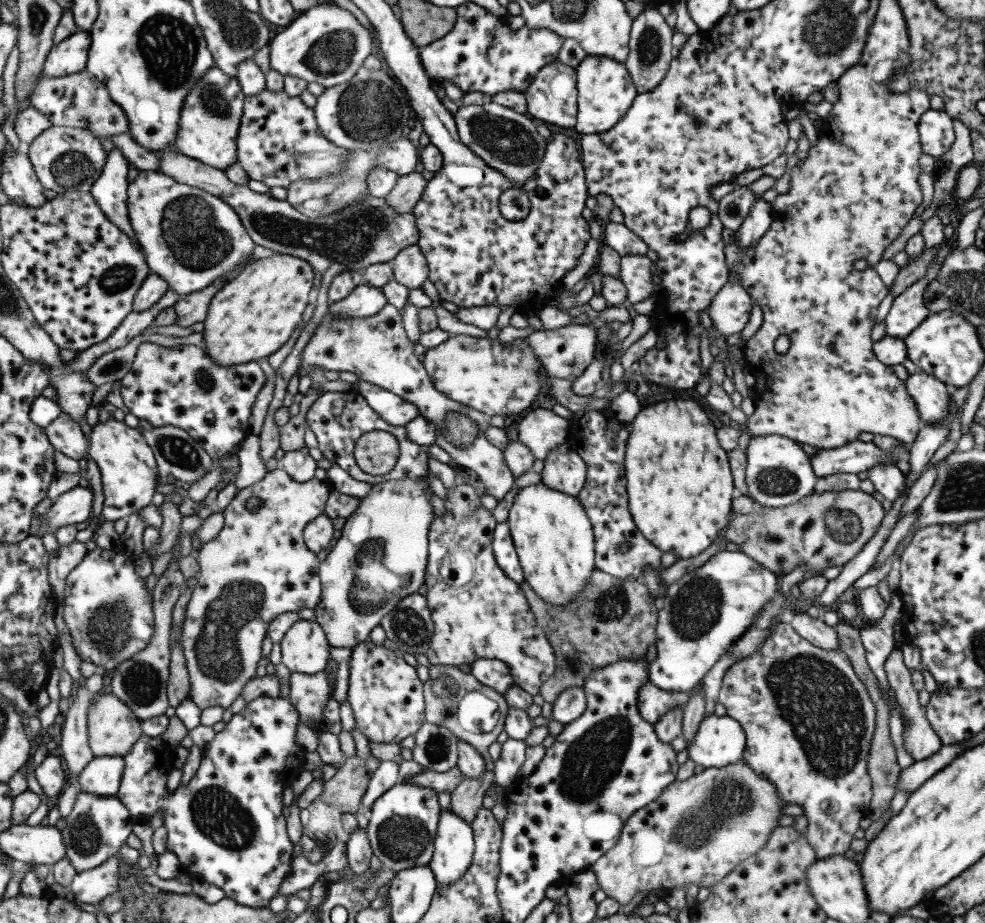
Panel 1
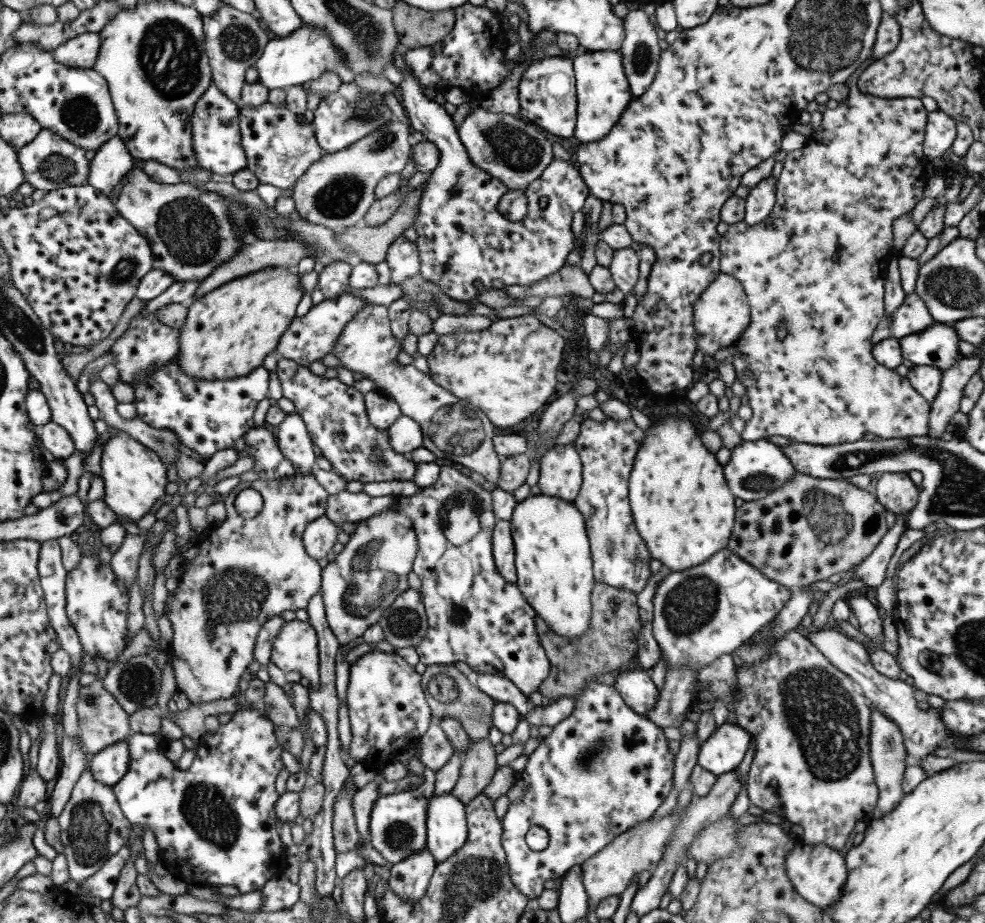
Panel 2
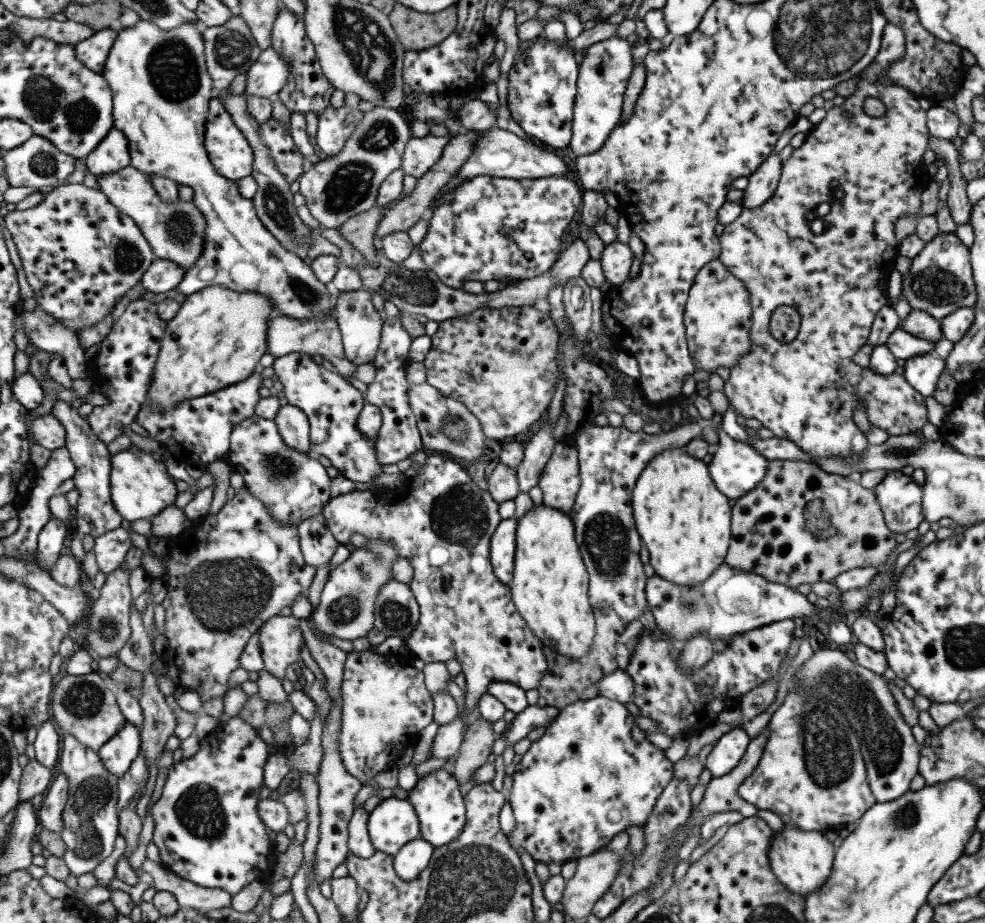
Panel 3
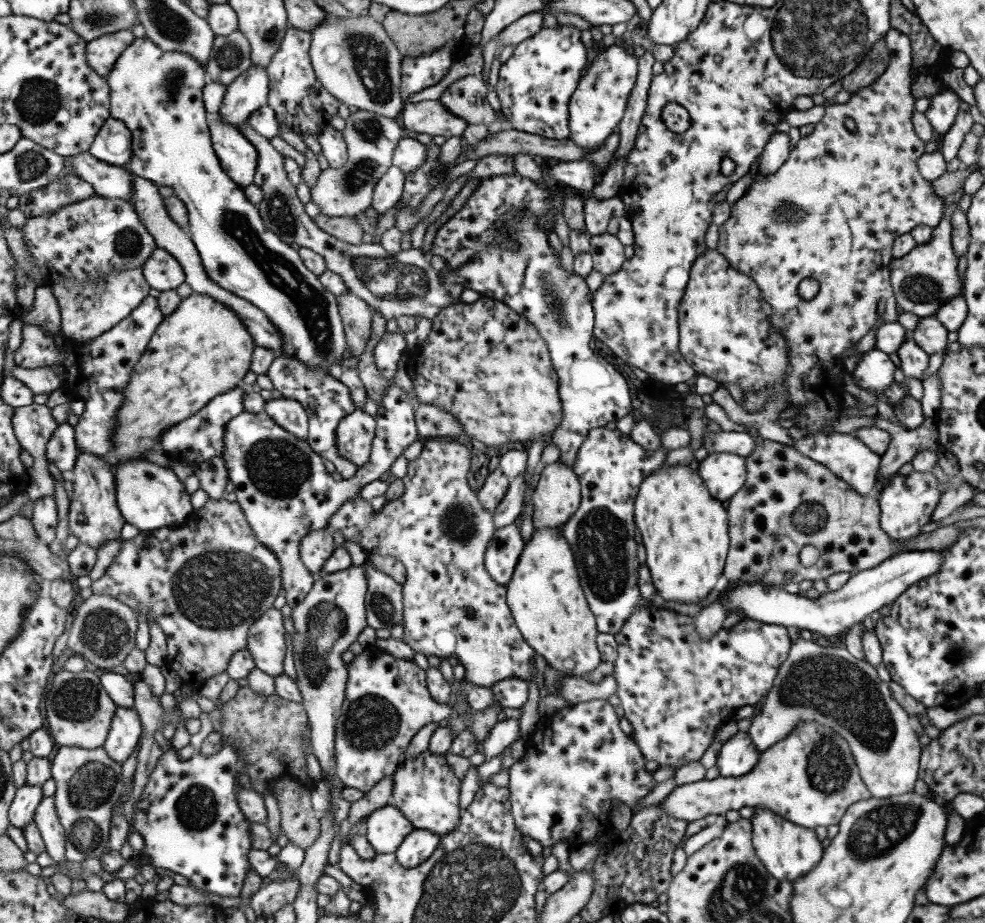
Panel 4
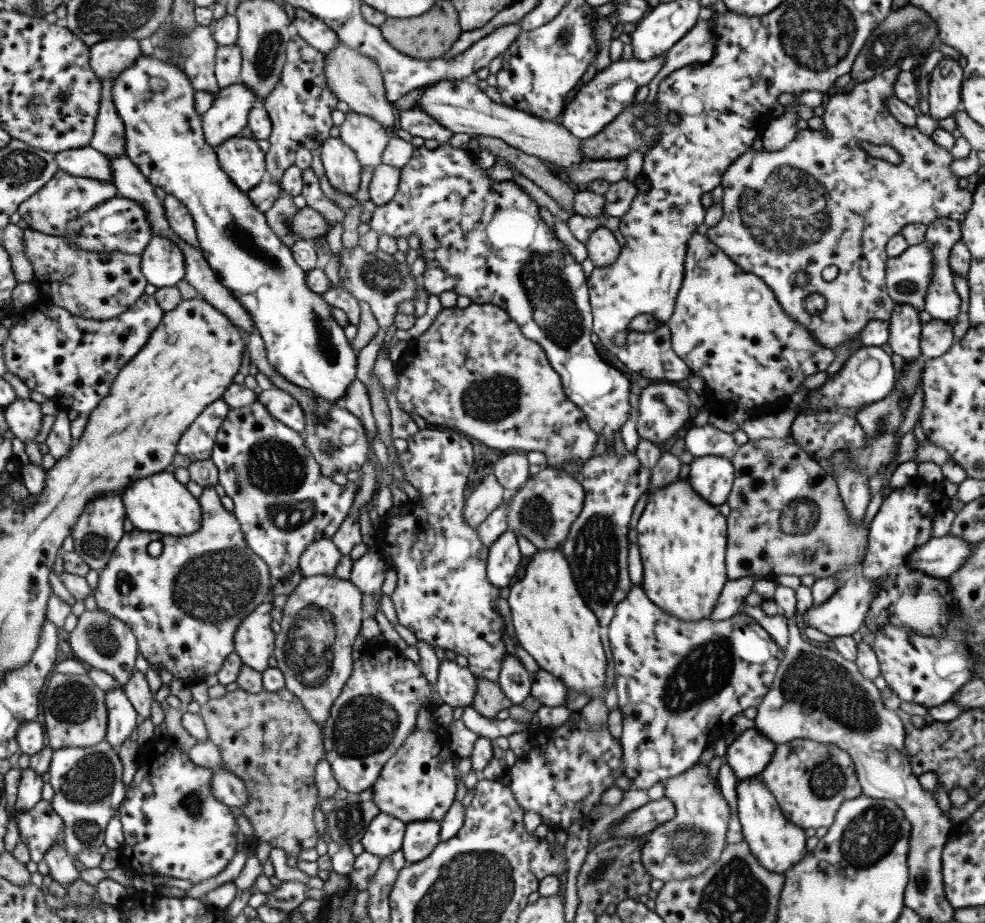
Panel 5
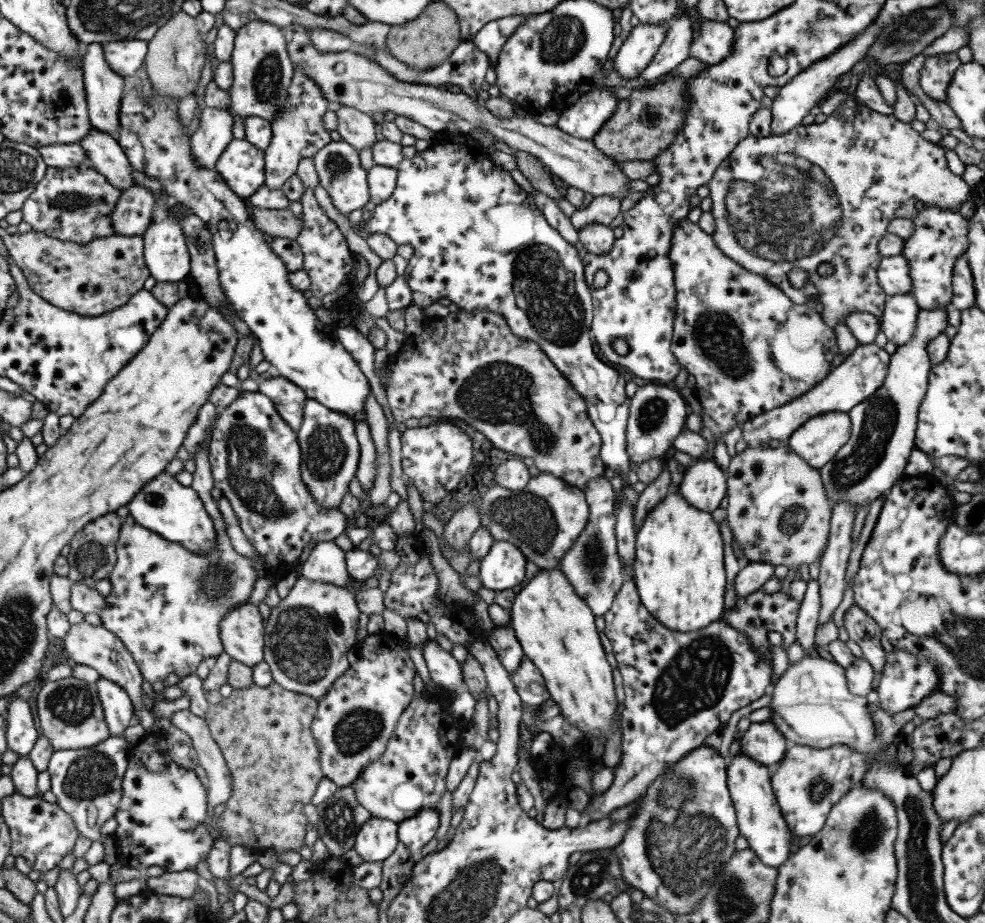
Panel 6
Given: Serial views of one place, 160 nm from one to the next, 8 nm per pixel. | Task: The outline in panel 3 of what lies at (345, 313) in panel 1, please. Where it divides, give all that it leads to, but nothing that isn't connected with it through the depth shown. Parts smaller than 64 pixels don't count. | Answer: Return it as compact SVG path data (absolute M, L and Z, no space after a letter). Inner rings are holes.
M333 307L318 318L289 318L273 314L266 318L266 347L274 357L282 357L290 352L302 352L312 357L319 354L322 360L327 360L335 368L335 372L341 376L353 375L355 365L344 357L339 329L336 325L335 311Z

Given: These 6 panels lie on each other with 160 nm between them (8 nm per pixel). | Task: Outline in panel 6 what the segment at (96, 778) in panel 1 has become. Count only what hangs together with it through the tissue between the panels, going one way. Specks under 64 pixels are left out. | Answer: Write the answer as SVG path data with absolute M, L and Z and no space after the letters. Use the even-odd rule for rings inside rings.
M105 678L94 683L109 734L123 737L123 730L133 718L131 699L121 687Z

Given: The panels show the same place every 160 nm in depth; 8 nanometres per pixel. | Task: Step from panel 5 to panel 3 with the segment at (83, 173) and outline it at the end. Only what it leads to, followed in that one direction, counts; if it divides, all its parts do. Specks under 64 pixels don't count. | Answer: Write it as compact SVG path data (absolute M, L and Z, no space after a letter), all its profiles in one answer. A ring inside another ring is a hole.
M127 165L112 173L96 176L97 190L116 209L126 214L141 231L155 257L174 262L187 270L200 256L204 237L204 218L192 201L161 202L147 176Z

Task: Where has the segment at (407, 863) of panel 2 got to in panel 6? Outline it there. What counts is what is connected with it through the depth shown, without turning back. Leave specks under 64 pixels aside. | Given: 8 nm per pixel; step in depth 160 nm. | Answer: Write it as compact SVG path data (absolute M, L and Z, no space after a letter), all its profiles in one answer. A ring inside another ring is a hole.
M435 807L419 809L412 817L396 823L396 835L412 854L417 857L419 850L431 839L439 826L439 811Z

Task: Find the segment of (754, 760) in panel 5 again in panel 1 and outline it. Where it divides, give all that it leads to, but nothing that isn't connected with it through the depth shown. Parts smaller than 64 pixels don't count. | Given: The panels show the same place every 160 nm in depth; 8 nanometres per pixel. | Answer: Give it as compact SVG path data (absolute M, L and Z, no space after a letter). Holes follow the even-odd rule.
M730 716L703 717L692 741L685 747L689 760L703 768L723 768L742 758L745 735Z

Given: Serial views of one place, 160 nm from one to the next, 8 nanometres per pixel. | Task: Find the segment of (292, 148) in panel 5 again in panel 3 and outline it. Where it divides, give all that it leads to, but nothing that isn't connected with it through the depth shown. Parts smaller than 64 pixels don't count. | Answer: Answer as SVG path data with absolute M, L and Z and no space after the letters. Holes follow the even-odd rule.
M279 6L279 13L273 21L270 32L270 46L281 55L283 61L289 63L288 74L290 75L287 75L284 86L277 92L278 99L290 113L298 112L304 115L305 112L313 112L318 117L321 111L329 106L329 96L334 88L320 72L319 61L315 57L311 41L307 38L301 17Z

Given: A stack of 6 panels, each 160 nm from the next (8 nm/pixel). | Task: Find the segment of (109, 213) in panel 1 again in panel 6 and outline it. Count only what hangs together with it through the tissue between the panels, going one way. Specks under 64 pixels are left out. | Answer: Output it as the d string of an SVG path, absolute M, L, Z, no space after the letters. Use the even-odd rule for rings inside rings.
M87 44L82 64L82 81L91 126L99 132L113 132L118 124L118 107L124 77L115 74L103 60L100 44Z

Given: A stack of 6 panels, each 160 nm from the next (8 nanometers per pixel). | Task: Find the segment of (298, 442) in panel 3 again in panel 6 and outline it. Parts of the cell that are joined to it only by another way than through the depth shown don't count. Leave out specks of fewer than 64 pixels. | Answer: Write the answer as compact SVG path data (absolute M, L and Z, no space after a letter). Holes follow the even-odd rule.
M274 375L269 379L263 379L256 391L273 402L273 408L278 416L291 430L296 432L299 429L306 398L299 386L295 386L286 378Z

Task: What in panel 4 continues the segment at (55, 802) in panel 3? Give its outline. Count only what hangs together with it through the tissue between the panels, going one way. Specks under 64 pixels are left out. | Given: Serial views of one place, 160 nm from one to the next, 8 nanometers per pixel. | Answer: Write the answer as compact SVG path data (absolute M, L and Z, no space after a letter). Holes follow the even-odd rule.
M52 796L42 797L42 801L35 809L33 821L37 825L44 851L47 852L49 858L59 864L66 864L65 831L55 814Z

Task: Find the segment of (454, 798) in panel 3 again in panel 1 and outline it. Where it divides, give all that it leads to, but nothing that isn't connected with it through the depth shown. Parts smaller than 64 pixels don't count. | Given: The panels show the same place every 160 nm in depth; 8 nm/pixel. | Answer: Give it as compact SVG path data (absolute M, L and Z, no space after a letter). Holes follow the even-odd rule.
M440 811L427 866L436 884L449 886L467 870L474 851L473 833L468 822L453 811Z

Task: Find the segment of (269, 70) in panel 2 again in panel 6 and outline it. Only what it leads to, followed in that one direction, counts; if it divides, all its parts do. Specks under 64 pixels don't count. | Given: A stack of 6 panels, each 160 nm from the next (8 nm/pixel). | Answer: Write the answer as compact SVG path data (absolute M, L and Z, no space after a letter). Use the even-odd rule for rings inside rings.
M205 106L201 110L199 125L188 138L192 159L199 168L214 168L225 145L233 140L231 125L234 119L235 114L231 108Z

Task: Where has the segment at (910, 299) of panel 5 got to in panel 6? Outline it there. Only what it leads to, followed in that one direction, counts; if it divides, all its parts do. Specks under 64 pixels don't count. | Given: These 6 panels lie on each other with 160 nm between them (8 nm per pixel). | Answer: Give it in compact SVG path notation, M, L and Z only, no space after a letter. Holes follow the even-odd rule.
M902 254L881 257L876 268L876 277L885 294L910 294L908 262Z

